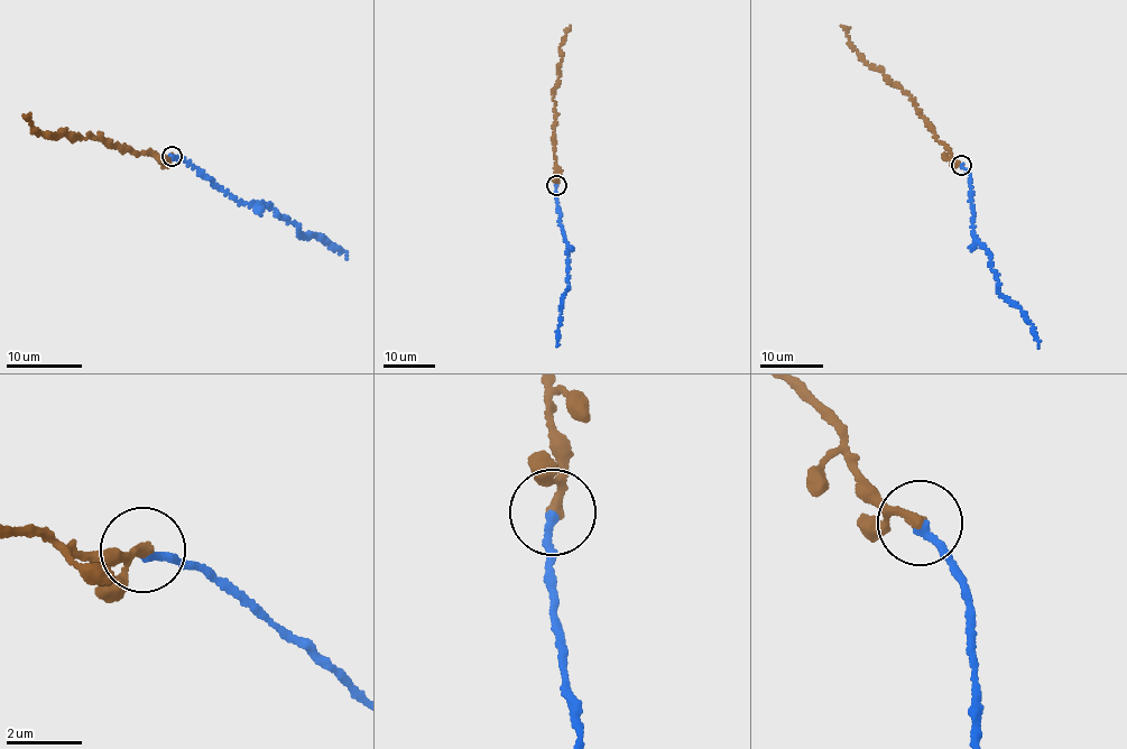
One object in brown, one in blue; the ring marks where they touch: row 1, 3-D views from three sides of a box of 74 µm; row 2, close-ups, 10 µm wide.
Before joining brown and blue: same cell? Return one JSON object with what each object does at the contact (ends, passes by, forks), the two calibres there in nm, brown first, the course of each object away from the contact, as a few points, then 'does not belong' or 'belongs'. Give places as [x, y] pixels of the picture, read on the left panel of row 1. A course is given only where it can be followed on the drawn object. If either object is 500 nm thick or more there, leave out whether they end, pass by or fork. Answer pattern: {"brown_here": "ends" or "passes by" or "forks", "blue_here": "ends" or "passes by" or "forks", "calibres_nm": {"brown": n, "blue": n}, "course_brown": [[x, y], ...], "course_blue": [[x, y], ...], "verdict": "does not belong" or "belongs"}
{"brown_here": "passes by", "blue_here": "ends", "calibres_nm": {"brown": 190, "blue": 240}, "course_brown": [[172, 157], [125, 150], [88, 135], [72, 140], [62, 131], [48, 138], [26, 116]], "course_blue": [[172, 157], [185, 162], [245, 204], [262, 203], [297, 227], [303, 237], [316, 234], [347, 257]], "verdict": "belongs"}

